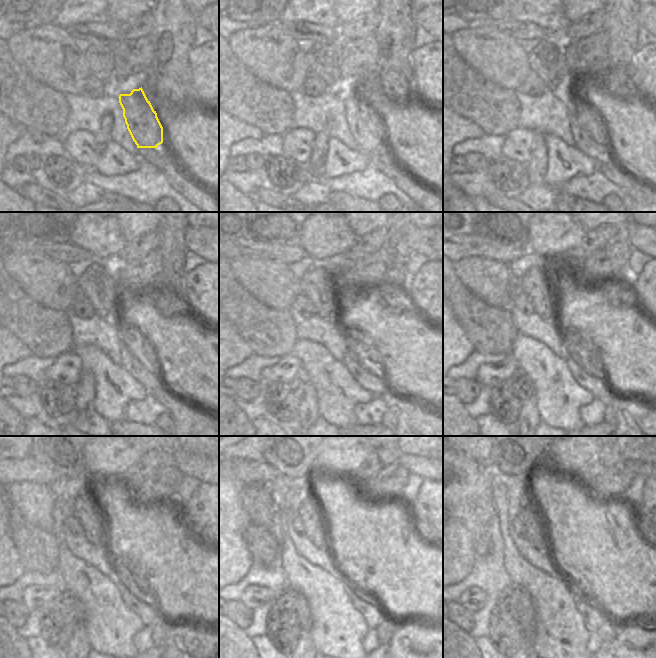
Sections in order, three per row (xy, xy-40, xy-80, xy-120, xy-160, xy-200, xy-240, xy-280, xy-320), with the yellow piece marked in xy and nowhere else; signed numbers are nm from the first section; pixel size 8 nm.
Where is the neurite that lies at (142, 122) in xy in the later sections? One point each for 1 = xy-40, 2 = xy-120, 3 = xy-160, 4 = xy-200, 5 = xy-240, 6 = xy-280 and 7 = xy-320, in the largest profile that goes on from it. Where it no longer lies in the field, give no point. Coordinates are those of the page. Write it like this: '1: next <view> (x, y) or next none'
1: next xy-40 (366, 141)
2: next xy-120 (150, 378)
3: next xy-160 (367, 377)
4: next xy-200 (584, 375)
5: next xy-240 (147, 610)
6: next xy-280 (373, 615)
7: next xy-320 (594, 616)

